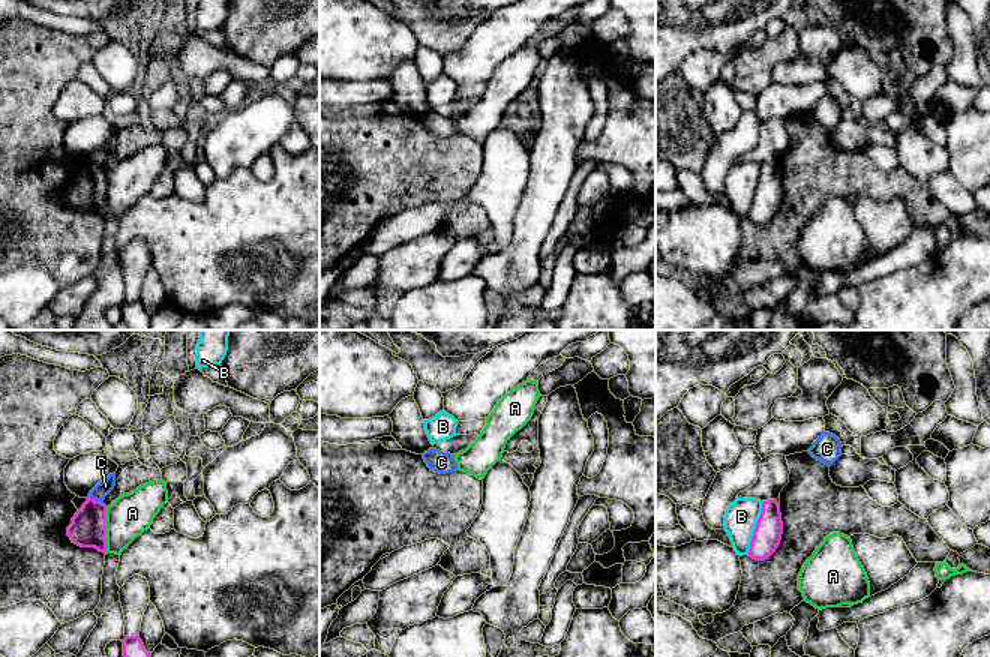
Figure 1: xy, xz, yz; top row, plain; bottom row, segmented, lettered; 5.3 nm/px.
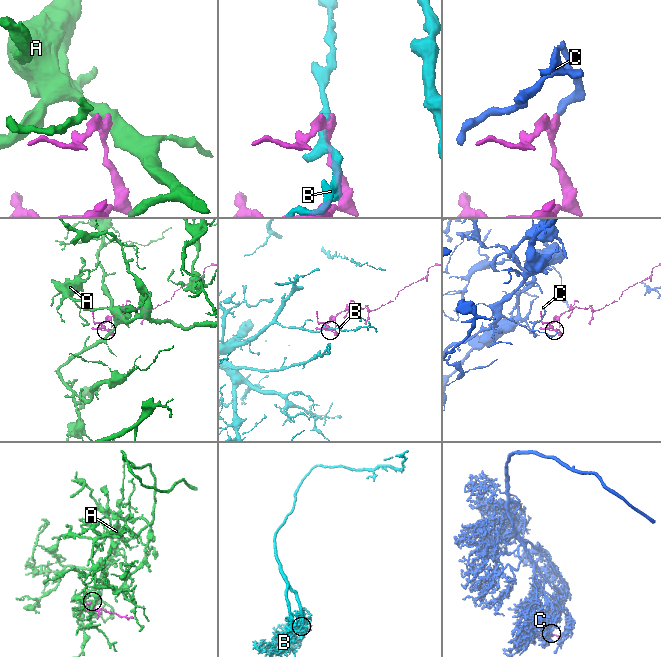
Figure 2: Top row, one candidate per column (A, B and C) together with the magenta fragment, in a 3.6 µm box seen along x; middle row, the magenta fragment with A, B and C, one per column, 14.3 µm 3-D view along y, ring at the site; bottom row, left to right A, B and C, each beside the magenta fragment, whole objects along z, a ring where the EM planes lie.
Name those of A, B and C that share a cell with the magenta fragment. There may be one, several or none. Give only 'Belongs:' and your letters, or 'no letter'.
Belongs: no letter

